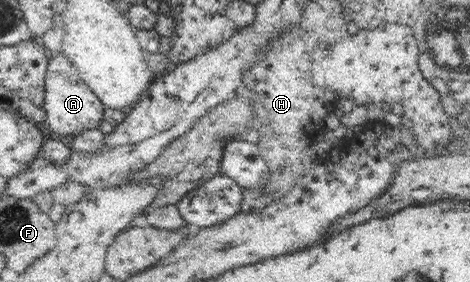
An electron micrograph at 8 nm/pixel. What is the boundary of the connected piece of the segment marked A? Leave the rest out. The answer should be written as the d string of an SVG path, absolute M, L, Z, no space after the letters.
M53 50L53 56L47 65L45 75L45 99L43 102L47 125L53 135L76 136L84 129L105 128L102 117L106 107L100 99L85 85L71 61L58 56Z

